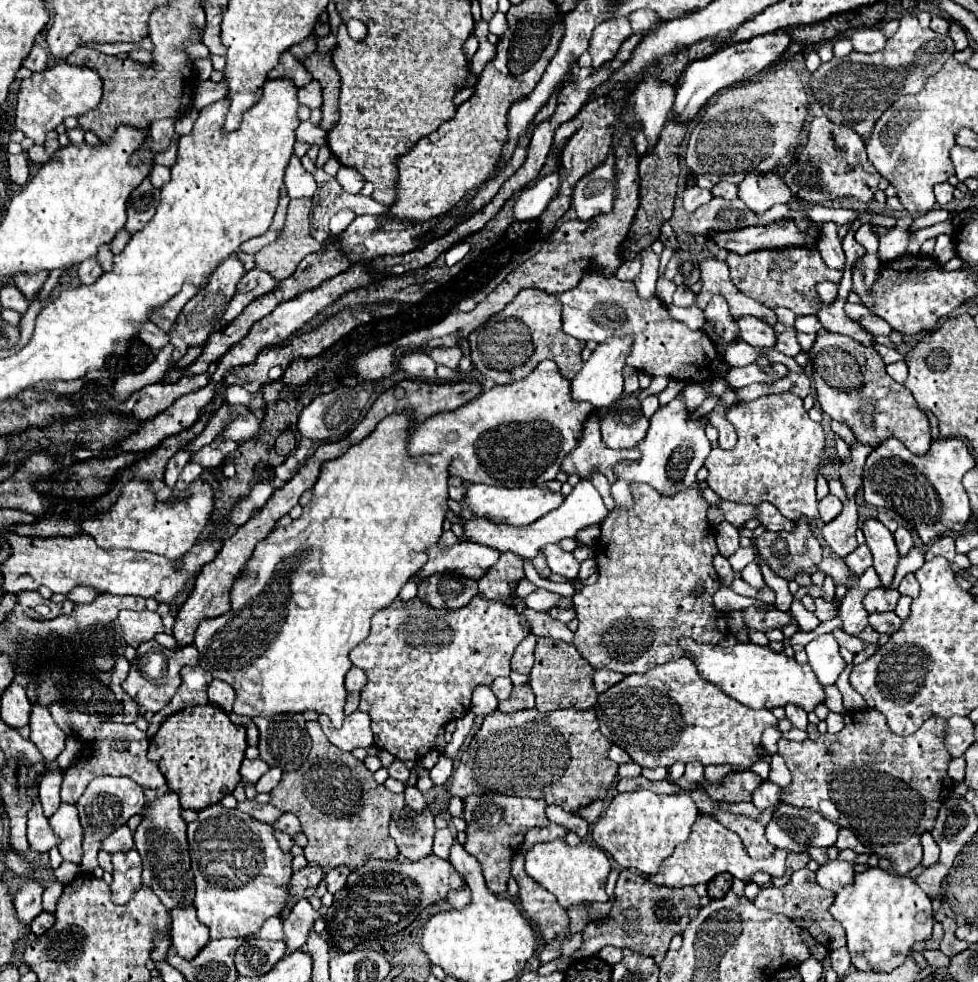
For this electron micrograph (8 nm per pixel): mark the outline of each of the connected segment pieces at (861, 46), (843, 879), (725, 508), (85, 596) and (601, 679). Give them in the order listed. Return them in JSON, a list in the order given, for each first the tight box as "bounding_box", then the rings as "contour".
[{"bounding_box":[850,28,886,54],"contour":[[[858,28],[850,34],[850,40],[852,40],[854,50],[864,52],[864,54],[878,52],[886,44],[886,36],[876,28]]]},{"bounding_box":[816,860,854,892],"contour":[[[832,860],[832,862],[826,862],[818,868],[816,872],[816,880],[822,888],[830,890],[830,892],[838,892],[840,888],[852,884],[854,880],[854,868],[848,864],[848,862],[842,862],[842,860]]]},{"bounding_box":[710,500,752,528],"contour":[[[720,500],[718,504],[710,504],[714,508],[718,508],[724,518],[734,524],[736,528],[740,528],[746,520],[752,518],[752,506],[746,506],[746,504],[734,504],[734,502],[726,502],[726,500]]]},{"bounding_box":[68,588,98,604],"contour":[[[76,588],[76,592],[68,594],[68,600],[76,602],[76,604],[84,604],[84,602],[92,602],[98,596],[98,592],[92,592],[92,588]]]},{"bounding_box":[594,668,624,694],"contour":[[[602,668],[602,670],[598,670],[598,672],[594,674],[594,686],[596,686],[596,692],[602,694],[604,690],[608,690],[610,686],[614,686],[614,684],[620,682],[620,680],[624,680],[624,674]]]}]

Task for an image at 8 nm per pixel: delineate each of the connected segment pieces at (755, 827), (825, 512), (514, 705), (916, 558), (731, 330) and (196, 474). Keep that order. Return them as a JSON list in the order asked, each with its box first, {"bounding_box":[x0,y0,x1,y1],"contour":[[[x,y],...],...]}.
[{"bounding_box":[714,812,774,858],"contour":[[[716,812],[714,816],[720,824],[724,824],[726,828],[734,830],[736,834],[740,834],[742,838],[742,844],[746,848],[746,852],[752,856],[752,858],[768,858],[770,854],[774,854],[774,846],[766,840],[766,834],[764,834],[764,826],[758,824],[756,820],[748,820],[744,816],[734,816],[730,812]]]},{"bounding_box":[818,494,842,522],"contour":[[[828,494],[826,498],[822,498],[820,502],[818,502],[818,510],[820,510],[820,518],[822,518],[822,522],[830,522],[830,520],[834,520],[840,512],[842,512],[842,502],[836,498],[836,496],[832,496],[832,494]]]},{"bounding_box":[498,686,534,714],"contour":[[[514,686],[510,700],[504,700],[498,704],[498,710],[506,714],[526,710],[526,708],[534,708],[534,696],[532,696],[530,686]]]},{"bounding_box":[888,546,924,589],"contour":[[[914,546],[912,552],[908,552],[908,556],[900,557],[896,567],[896,578],[894,578],[888,589],[898,589],[900,580],[902,580],[906,574],[916,572],[922,564],[924,564],[924,548]]]},{"bounding_box":[704,296,736,342],"contour":[[[714,296],[708,302],[708,306],[704,308],[704,316],[706,316],[706,322],[712,324],[714,332],[724,338],[724,342],[730,342],[730,340],[736,338],[734,318],[730,316],[728,304],[726,304],[726,300],[722,296]]]},{"bounding_box":[176,462,202,492],"contour":[[[190,462],[188,466],[184,466],[184,470],[182,470],[180,478],[178,478],[176,490],[180,490],[180,492],[188,490],[188,486],[190,486],[194,480],[198,480],[198,478],[200,478],[200,474],[202,474],[202,466],[200,466],[200,464],[192,464],[192,462]]]}]

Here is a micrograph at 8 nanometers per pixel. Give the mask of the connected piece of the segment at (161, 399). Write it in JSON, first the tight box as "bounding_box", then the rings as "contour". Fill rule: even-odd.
{"bounding_box":[118,362,218,420],"contour":[[[218,362],[210,364],[210,370],[206,374],[192,374],[182,376],[176,382],[156,382],[148,388],[142,388],[140,392],[134,392],[124,404],[118,406],[118,412],[128,412],[130,416],[140,416],[140,420],[148,420],[170,408],[180,396],[192,394],[202,390],[208,382],[212,372],[216,370]]]}

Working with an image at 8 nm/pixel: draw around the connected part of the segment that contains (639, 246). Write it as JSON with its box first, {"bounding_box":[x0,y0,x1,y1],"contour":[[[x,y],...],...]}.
{"bounding_box":[622,124,686,260],"contour":[[[666,124],[662,128],[660,140],[652,154],[640,158],[640,206],[636,210],[634,224],[628,232],[628,238],[622,244],[622,256],[624,260],[632,260],[642,252],[644,248],[650,248],[650,244],[660,236],[660,228],[664,222],[670,220],[672,208],[674,208],[674,196],[676,196],[676,182],[678,182],[678,150],[680,142],[686,134],[686,126],[680,128],[680,124]]]}

